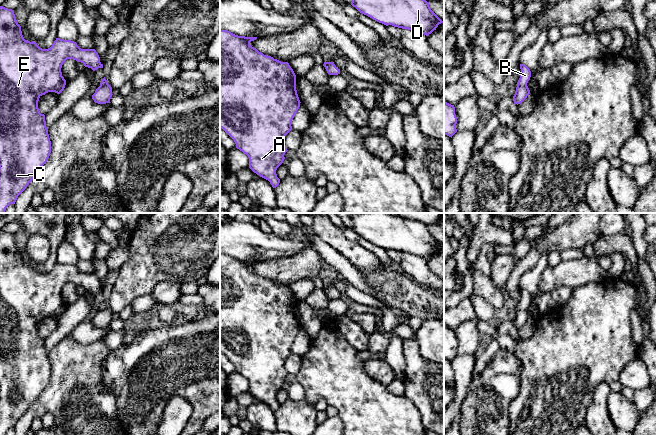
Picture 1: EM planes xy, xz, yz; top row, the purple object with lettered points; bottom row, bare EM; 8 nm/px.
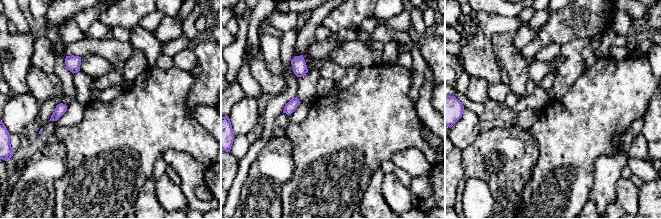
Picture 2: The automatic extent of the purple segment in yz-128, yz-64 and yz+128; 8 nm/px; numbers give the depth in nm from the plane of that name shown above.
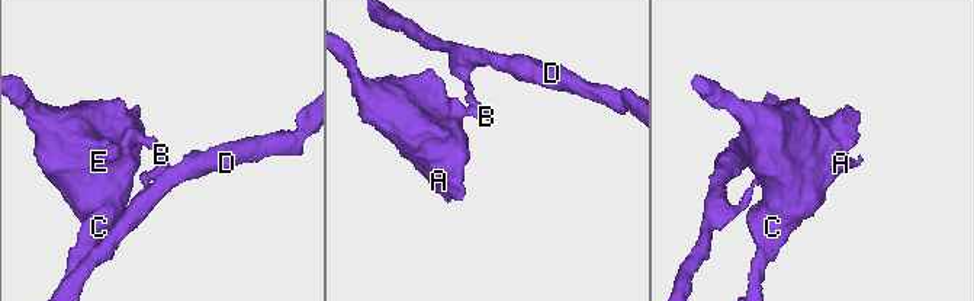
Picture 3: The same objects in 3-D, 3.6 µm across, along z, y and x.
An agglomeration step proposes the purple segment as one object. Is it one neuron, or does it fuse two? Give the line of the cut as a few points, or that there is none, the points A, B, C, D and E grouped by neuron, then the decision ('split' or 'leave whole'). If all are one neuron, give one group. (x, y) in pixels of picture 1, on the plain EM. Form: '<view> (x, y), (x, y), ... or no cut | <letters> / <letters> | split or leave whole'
yz (517, 308), (526, 309) | A B C E / D | split

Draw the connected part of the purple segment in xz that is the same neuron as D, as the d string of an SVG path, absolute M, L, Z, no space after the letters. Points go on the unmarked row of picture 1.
M350 213L351 229L360 237L386 250L420 256L426 260L431 258L439 248L444 247L430 232L429 226L412 219L405 219L389 213Z

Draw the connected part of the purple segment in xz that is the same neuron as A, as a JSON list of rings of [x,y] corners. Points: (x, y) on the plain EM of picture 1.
[[[220,254],[220,352],[234,364],[236,372],[248,380],[249,392],[276,412],[280,407],[276,394],[288,375],[285,360],[292,354],[292,344],[301,326],[296,314],[296,299],[289,287],[264,279],[252,271],[250,266],[256,263]]]

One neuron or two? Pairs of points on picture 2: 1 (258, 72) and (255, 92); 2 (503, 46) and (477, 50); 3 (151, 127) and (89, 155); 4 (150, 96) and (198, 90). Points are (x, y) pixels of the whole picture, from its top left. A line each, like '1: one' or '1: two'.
1: two
2: two
3: one
4: two

